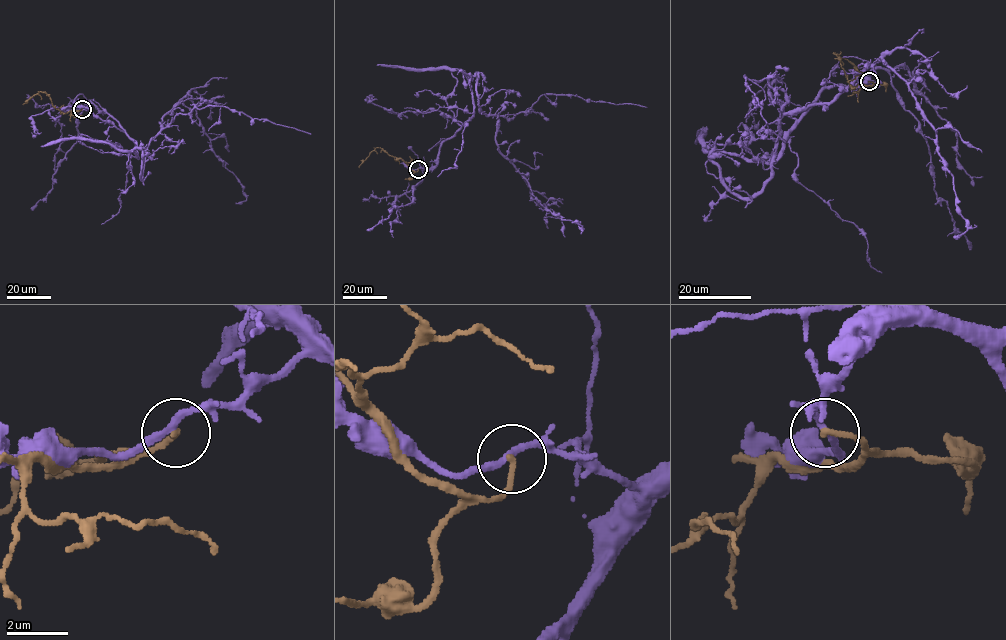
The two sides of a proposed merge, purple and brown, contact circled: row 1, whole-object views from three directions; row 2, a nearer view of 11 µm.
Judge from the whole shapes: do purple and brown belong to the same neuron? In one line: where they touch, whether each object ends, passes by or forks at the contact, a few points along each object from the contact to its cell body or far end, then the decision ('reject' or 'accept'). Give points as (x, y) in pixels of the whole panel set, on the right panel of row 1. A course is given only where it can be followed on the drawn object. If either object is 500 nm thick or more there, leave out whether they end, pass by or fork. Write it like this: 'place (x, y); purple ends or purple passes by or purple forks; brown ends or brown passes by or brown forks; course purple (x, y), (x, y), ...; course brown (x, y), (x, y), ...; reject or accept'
place (869, 81); purple passes by; brown ends; course purple (868, 81), (772, 162), (715, 147), (719, 179), (754, 197), (779, 121), (883, 61), (957, 238); course brown (868, 81), (872, 85), (857, 85), (851, 89), (833, 53), (867, 74); reject

